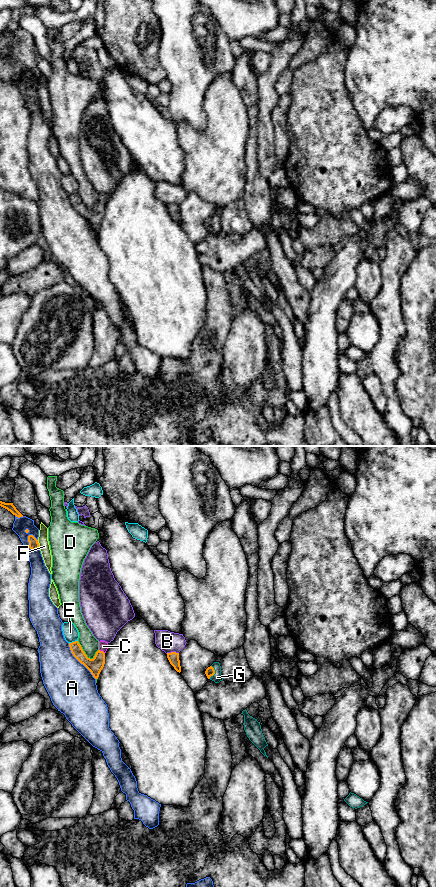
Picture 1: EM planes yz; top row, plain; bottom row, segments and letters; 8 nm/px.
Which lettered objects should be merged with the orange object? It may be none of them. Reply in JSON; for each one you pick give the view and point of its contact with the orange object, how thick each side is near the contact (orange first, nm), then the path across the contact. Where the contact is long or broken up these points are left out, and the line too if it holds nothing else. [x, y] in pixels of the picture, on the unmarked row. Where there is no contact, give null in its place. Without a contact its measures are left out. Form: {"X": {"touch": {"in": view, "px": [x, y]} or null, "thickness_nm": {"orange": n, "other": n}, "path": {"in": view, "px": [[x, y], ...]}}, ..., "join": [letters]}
{"G": {"touch": {"in": "yz", "px": [214, 224]}, "thickness_nm": {"orange": 70, "other": 80}, "path": {"in": "yz", "px": [[210, 223], [214, 224], [217, 229]]}}, "join": ["G"]}

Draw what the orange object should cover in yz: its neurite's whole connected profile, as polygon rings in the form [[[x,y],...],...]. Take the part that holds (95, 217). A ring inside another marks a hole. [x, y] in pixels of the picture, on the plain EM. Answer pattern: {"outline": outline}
{"outline": [[[78,193],[69,195],[69,199],[73,208],[83,216],[98,231],[101,222],[105,216],[105,205],[98,202],[93,211],[87,209]]]}

